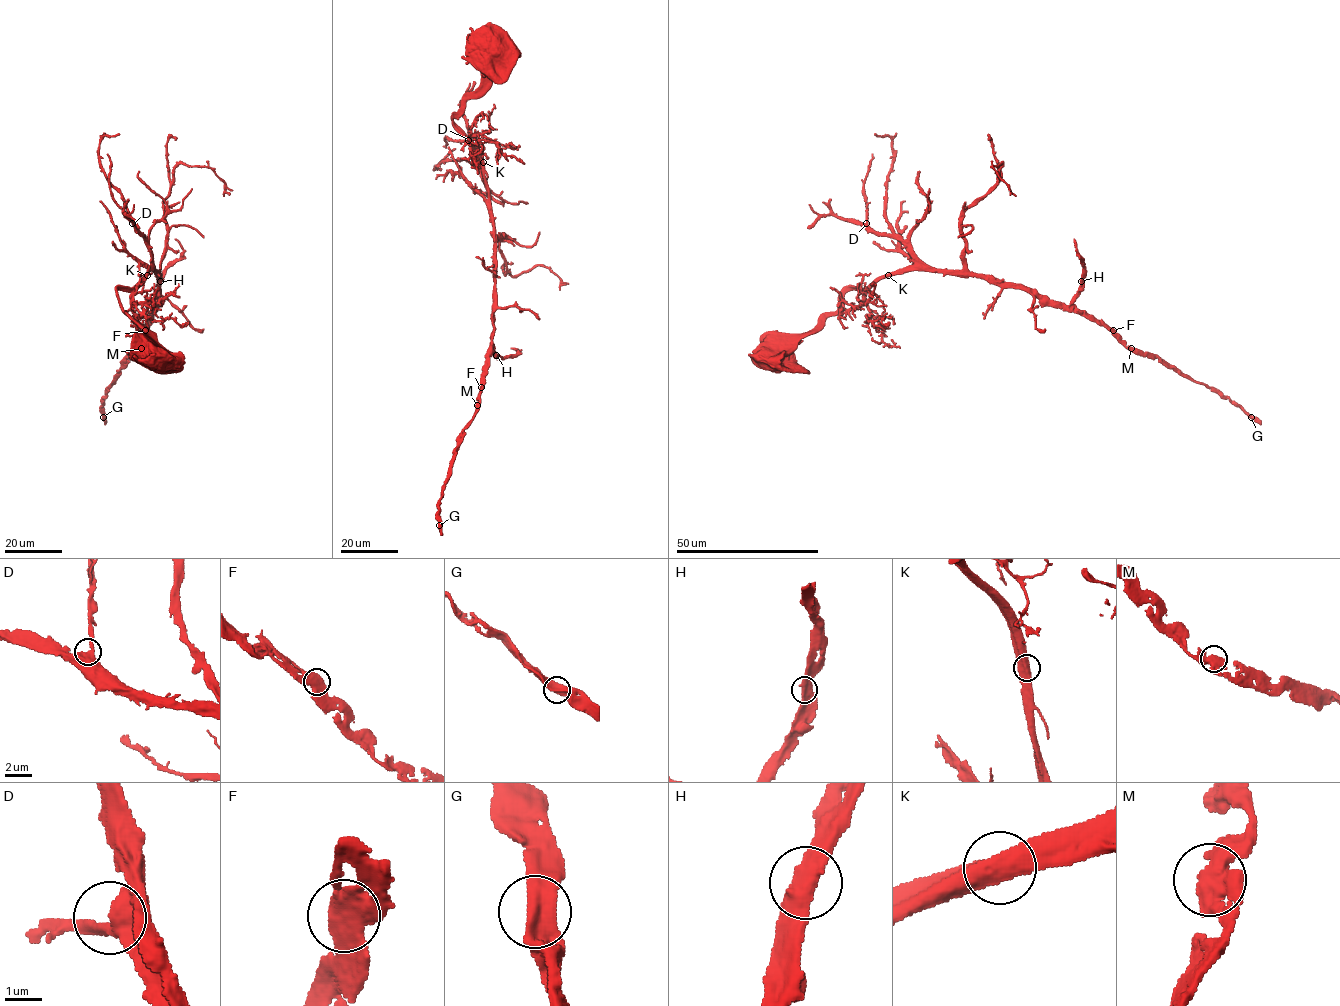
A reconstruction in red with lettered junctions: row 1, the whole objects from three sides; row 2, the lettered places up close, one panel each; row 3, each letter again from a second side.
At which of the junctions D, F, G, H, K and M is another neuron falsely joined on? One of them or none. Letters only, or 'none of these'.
none of these

